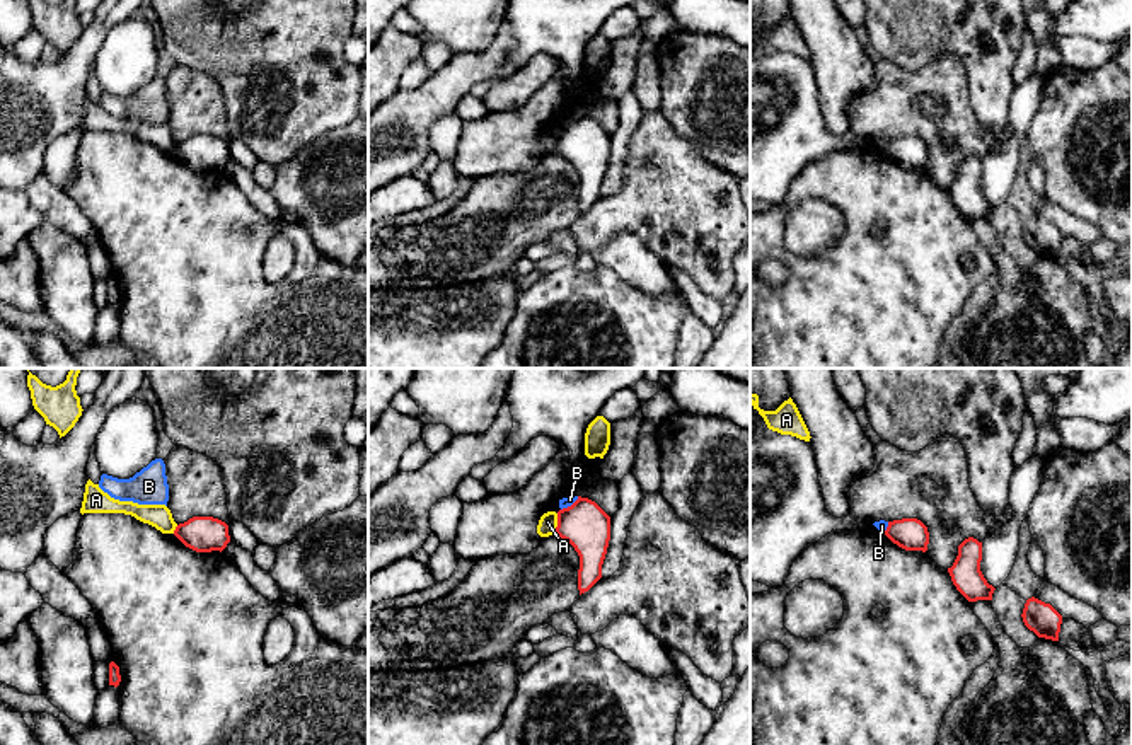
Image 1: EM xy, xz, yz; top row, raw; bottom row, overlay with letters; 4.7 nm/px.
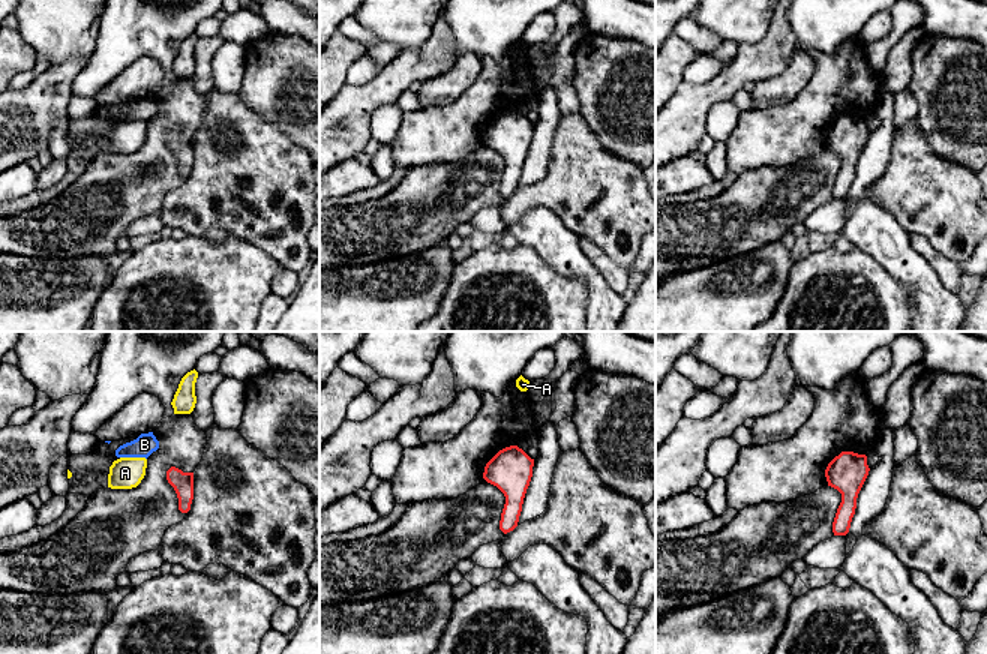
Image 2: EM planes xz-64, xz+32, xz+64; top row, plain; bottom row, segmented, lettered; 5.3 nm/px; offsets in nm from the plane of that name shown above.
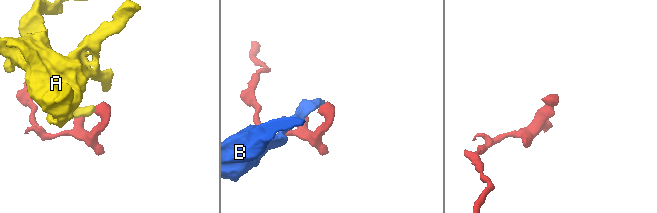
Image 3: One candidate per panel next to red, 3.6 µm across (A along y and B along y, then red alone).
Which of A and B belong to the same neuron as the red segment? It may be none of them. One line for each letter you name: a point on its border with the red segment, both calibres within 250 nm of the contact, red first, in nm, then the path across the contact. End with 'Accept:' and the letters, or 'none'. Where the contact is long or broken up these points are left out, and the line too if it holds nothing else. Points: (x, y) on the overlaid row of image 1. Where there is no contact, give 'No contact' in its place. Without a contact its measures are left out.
Accept: none

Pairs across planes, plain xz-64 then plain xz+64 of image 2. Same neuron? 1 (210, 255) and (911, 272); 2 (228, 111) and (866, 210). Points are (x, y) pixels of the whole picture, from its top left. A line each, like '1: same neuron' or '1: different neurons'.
1: different neurons
2: different neurons

